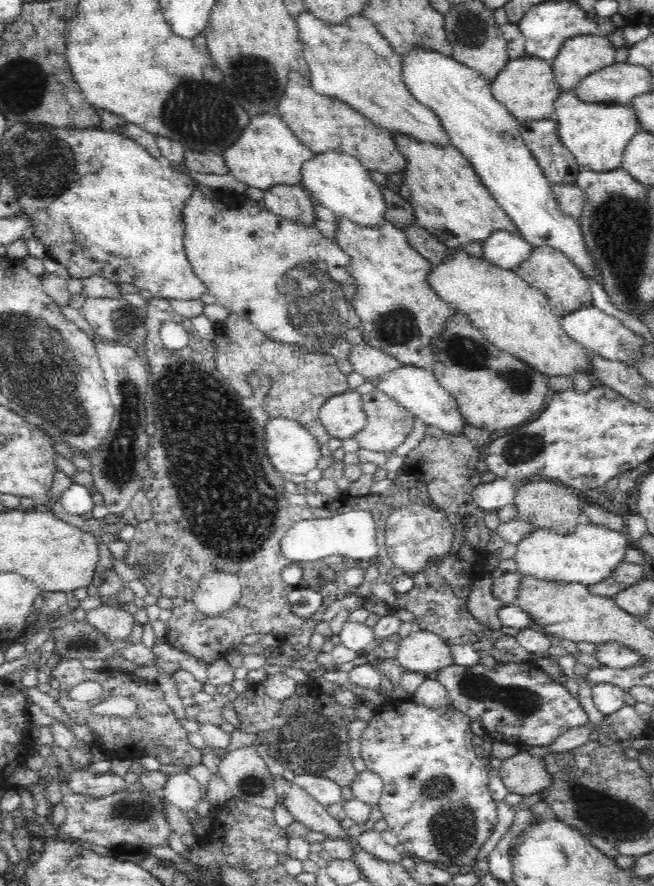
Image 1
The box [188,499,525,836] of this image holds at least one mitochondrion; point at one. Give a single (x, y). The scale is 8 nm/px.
(308, 737)

